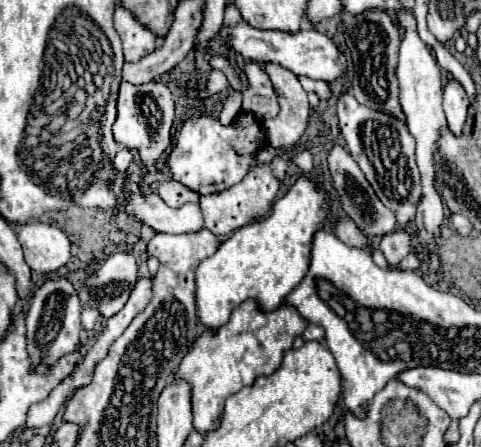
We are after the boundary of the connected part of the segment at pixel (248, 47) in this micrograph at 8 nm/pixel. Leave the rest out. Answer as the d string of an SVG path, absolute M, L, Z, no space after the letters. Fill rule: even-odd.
M239 22L235 26L221 26L221 30L213 36L211 44L225 44L231 50L239 52L245 60L259 62L261 66L273 62L283 66L285 70L291 70L297 76L307 76L311 80L333 82L335 78L343 76L343 72L347 70L345 56L337 50L333 40L313 28L301 30L299 34L279 34L275 30L255 30L253 26Z

